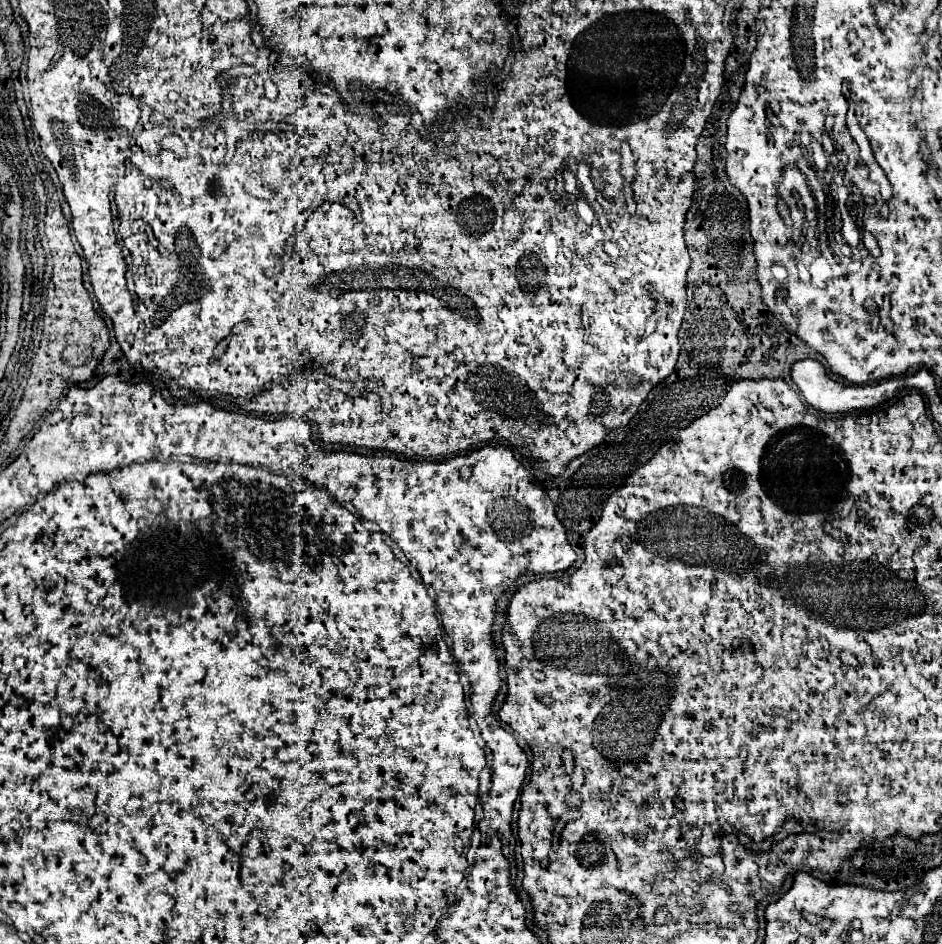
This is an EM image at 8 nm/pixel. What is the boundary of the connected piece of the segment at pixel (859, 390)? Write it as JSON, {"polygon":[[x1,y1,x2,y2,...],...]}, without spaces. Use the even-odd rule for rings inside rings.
{"polygon":[[799,360,791,368,791,378,799,386,799,392,807,400,809,406,813,406,819,412,827,414,837,414,837,412,849,412,853,408,873,408,883,402,887,402,893,396,893,378,891,380,881,380,877,384,865,384,865,386,845,386,839,382,833,382,827,374,821,362,817,360]]}

